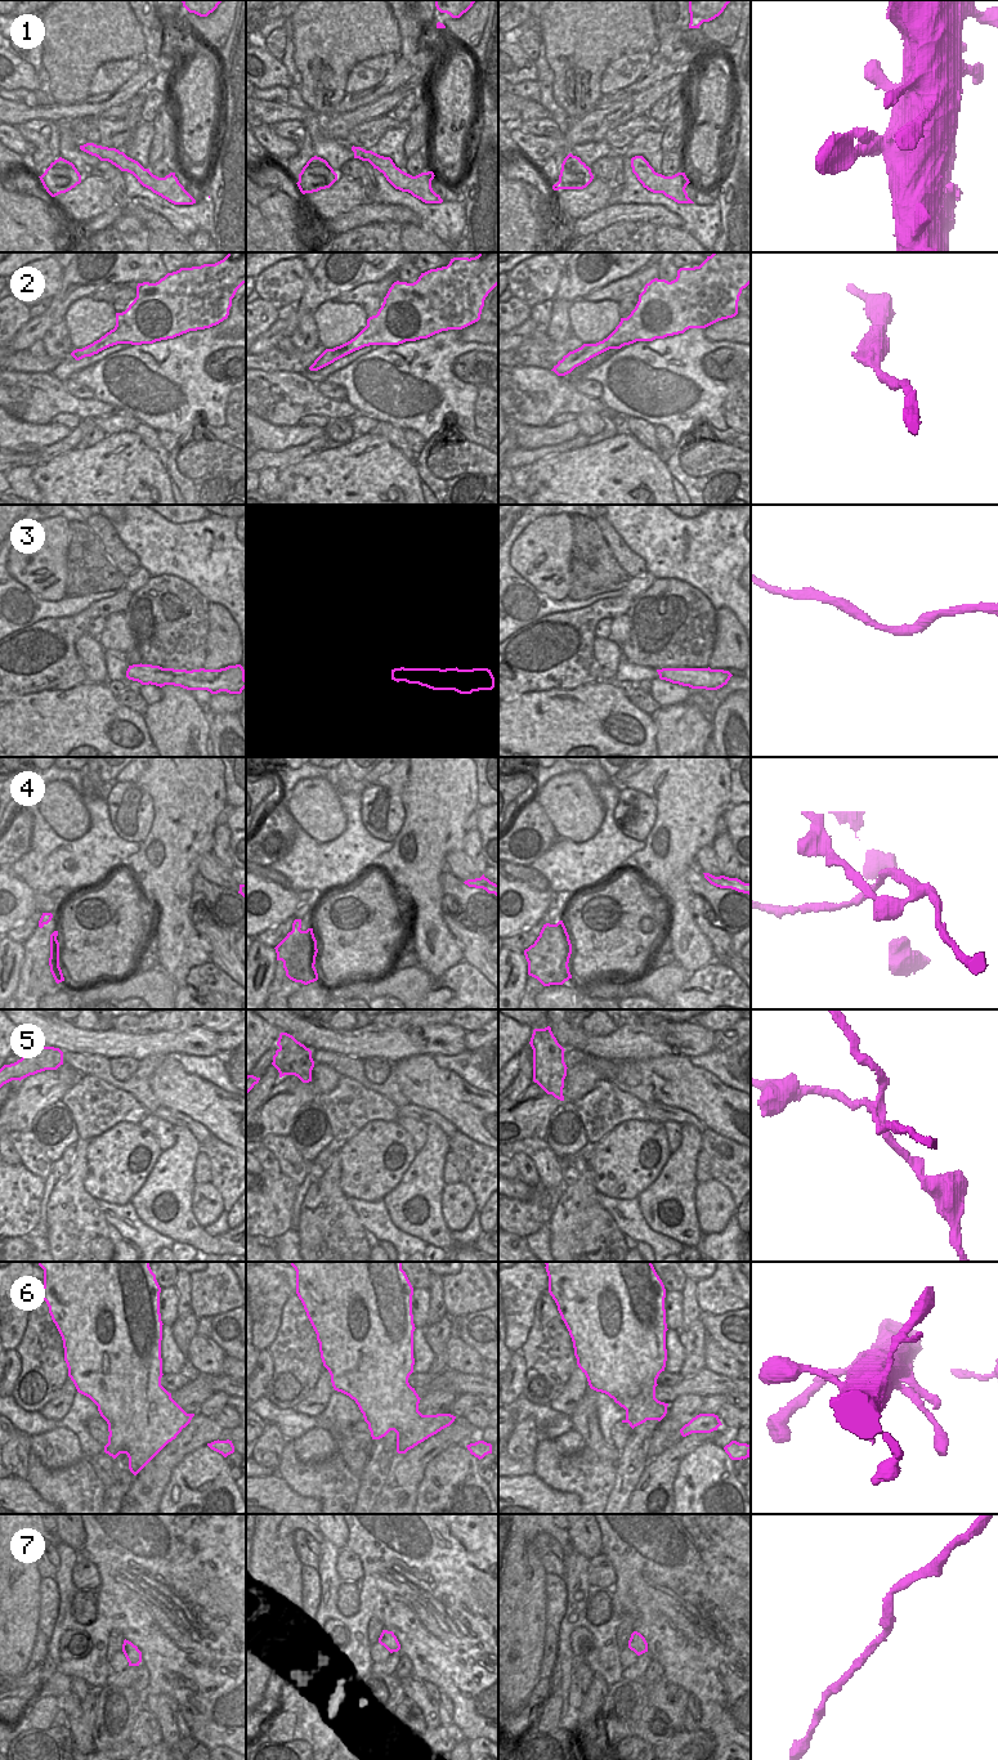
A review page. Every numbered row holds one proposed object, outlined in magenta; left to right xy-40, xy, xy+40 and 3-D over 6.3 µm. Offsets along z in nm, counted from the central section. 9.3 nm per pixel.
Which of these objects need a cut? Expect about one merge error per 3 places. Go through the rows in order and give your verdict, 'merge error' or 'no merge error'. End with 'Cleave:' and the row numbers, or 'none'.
1: no merge error
2: no merge error
3: no merge error
4: merge error
5: merge error
6: no merge error
7: no merge error
Cleave: 4, 5

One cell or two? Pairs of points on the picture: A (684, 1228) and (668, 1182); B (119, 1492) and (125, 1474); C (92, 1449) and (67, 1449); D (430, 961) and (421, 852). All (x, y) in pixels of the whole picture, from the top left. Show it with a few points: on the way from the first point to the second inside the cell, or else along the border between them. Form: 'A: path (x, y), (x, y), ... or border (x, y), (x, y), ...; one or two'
A: path (684, 1217), (684, 1208), (674, 1194); one
B: path (119, 1488), (122, 1478); one
C: border (61, 1427), (68, 1428), (76, 1436), (84, 1456); two
D: path (425, 934), (425, 891), (421, 886), (421, 880); one

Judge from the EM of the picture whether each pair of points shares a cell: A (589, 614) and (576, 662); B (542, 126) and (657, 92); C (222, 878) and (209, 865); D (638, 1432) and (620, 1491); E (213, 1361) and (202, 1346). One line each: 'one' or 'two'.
A: one
B: two
C: one
D: one
E: one

